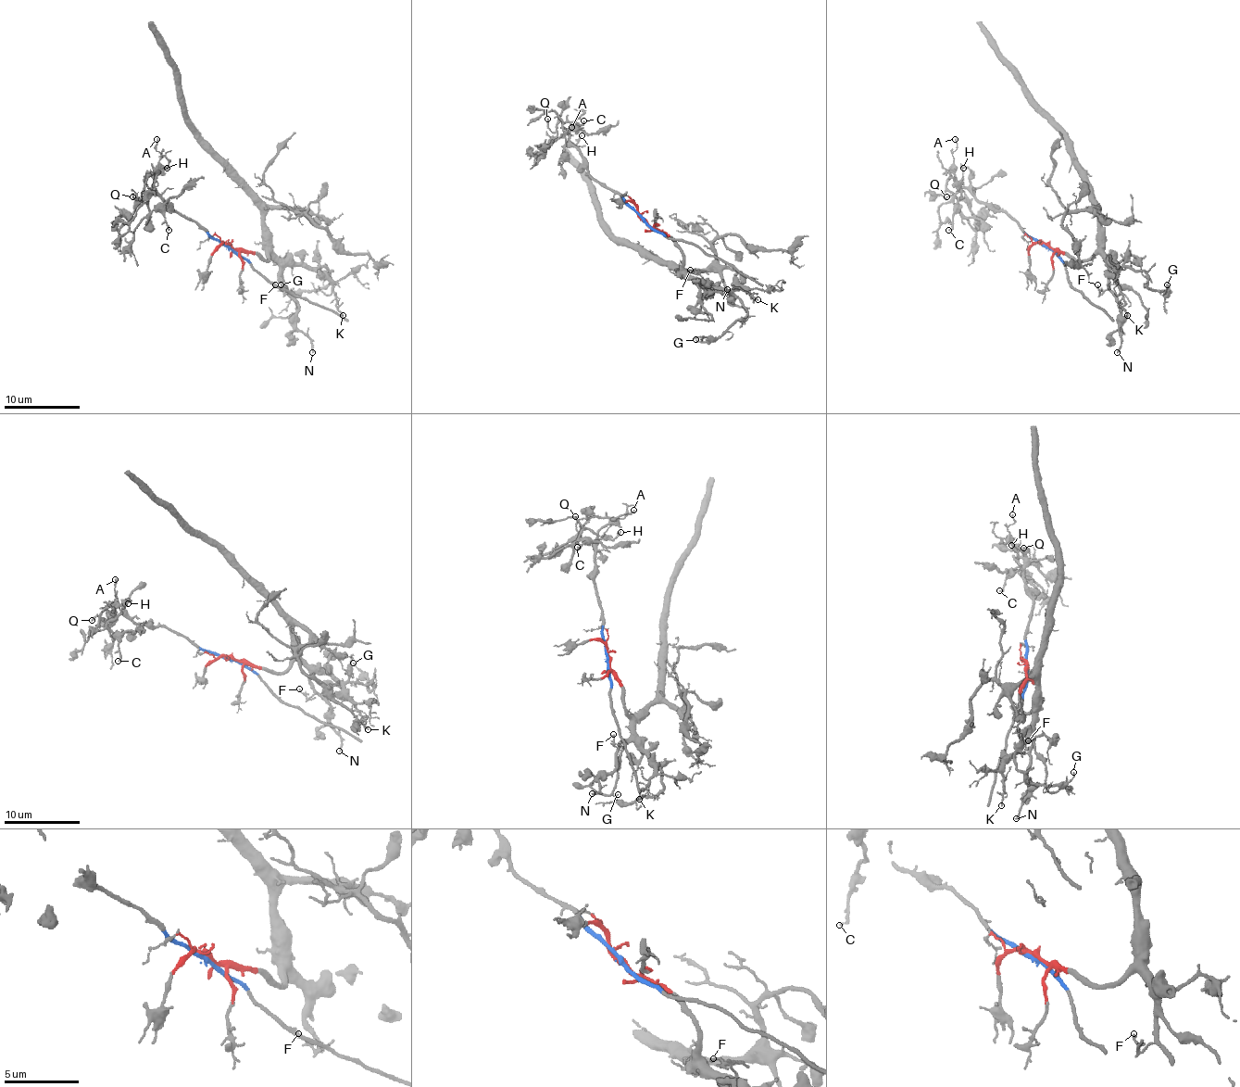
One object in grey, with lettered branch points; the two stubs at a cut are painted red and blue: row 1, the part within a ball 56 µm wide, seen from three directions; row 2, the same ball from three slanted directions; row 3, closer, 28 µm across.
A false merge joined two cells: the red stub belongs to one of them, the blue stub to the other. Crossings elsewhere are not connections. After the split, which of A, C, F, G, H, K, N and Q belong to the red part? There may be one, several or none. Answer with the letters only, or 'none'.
F, G, K, N

